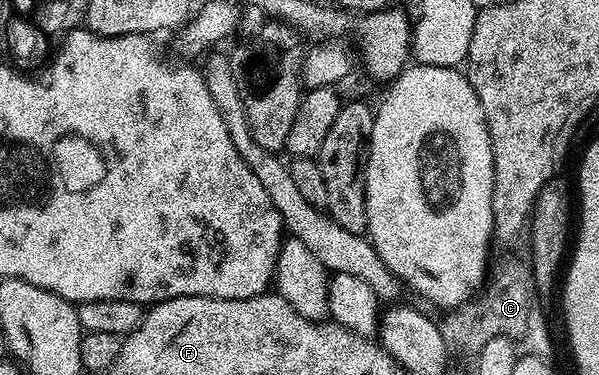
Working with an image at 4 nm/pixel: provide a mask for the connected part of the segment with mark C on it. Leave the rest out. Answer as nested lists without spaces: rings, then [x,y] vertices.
[[[509,259],[505,267],[497,271],[497,280],[488,284],[489,292],[485,296],[474,298],[464,307],[455,307],[440,316],[437,328],[443,333],[443,341],[450,352],[457,349],[476,353],[495,337],[505,335],[520,345],[530,355],[548,356],[553,347],[553,339],[549,336],[549,323],[545,320],[545,311],[541,308],[542,296],[537,293],[533,264],[521,259]]]

